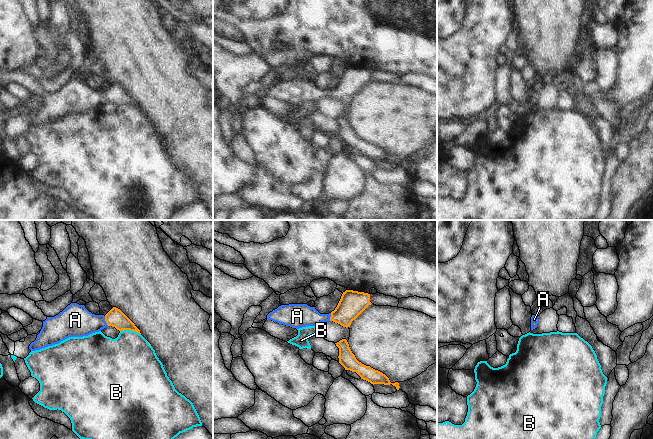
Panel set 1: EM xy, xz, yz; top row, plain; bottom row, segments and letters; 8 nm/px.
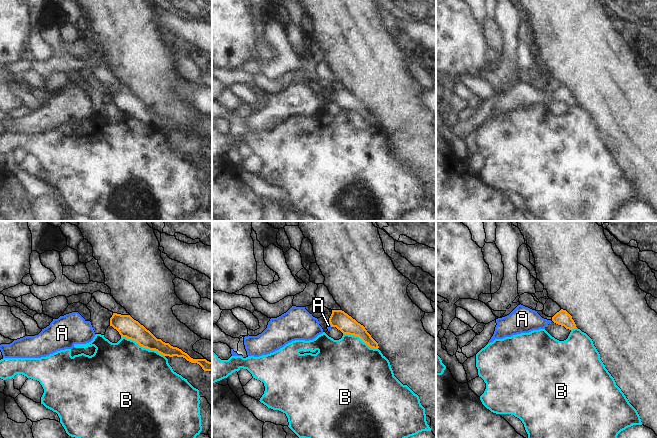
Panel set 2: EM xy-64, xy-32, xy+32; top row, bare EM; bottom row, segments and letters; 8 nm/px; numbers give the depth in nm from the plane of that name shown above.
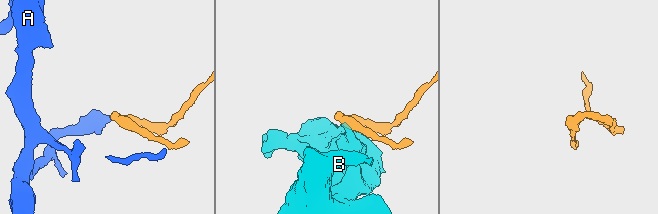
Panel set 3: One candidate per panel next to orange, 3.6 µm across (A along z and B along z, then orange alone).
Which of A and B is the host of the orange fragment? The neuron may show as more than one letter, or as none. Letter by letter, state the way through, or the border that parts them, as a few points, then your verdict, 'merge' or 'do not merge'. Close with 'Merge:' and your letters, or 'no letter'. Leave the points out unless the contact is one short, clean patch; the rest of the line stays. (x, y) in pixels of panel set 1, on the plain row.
A: across xy (115, 93), (105, 96), (75, 96) | merge
B: do not merge
Merge: A

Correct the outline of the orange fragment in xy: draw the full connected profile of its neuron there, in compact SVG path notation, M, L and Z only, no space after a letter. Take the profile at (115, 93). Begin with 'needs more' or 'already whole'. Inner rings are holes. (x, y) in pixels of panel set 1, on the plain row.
needs more; M0 70L0 85L7 87L16 83L29 90L33 95L43 98L37 114L29 122L31 127L60 119L69 113L83 113L112 102L117 106L130 106L139 110L140 106L118 84L113 83L105 92L89 88L84 81L71 79L54 93L47 93L36 82L35 77L22 70Z

